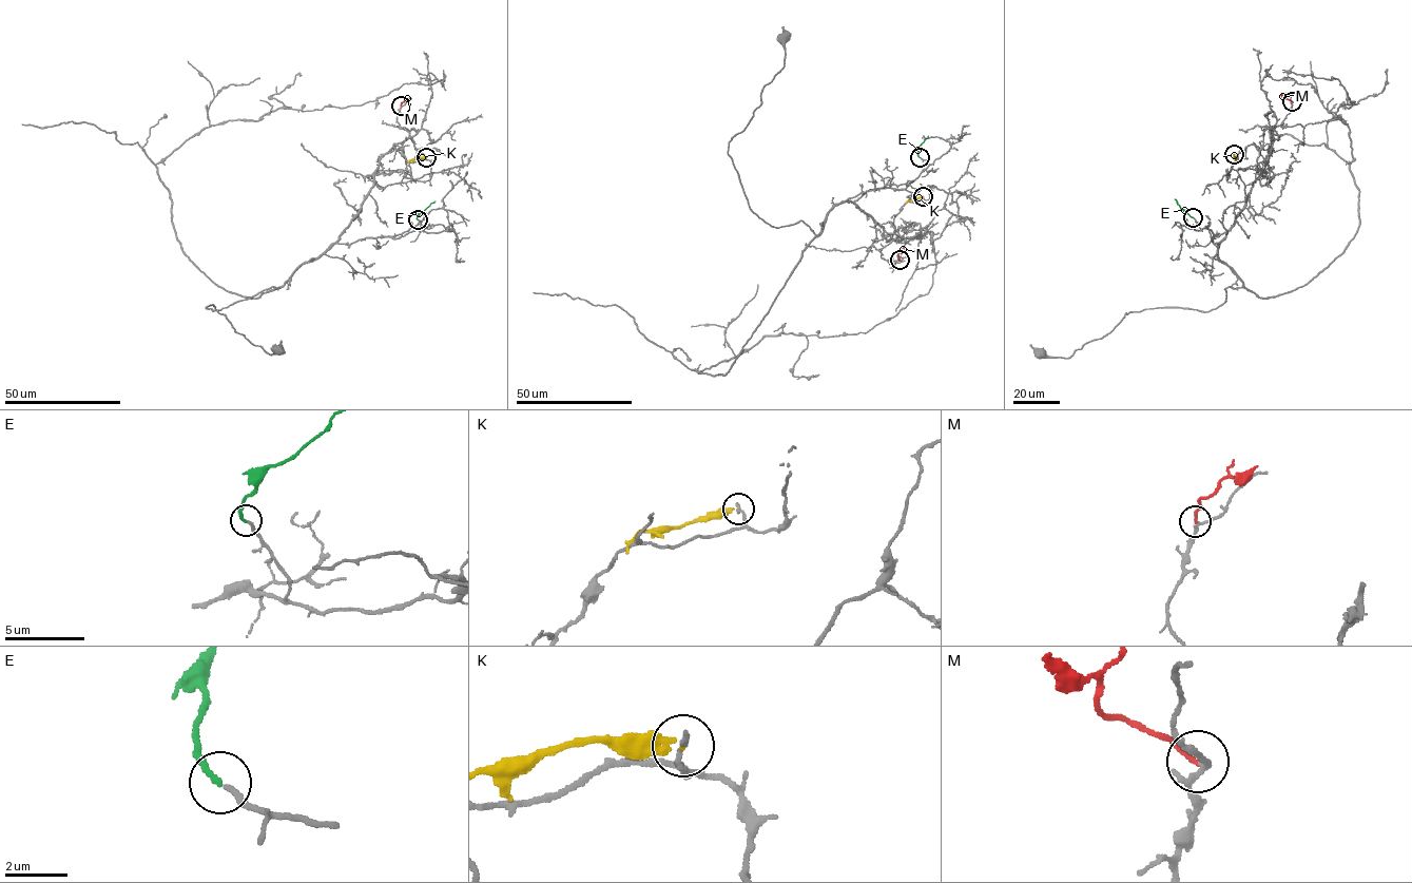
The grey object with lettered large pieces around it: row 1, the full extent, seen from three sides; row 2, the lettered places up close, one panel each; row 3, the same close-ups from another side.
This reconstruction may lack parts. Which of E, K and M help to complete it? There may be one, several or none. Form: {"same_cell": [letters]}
{"same_cell": ["E"]}

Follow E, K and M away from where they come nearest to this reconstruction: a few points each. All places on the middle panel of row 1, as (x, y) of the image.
E: (920, 157), (917, 149), (928, 136)
K: (923, 196), (906, 203)
M: (900, 261), (898, 253), (904, 247)

